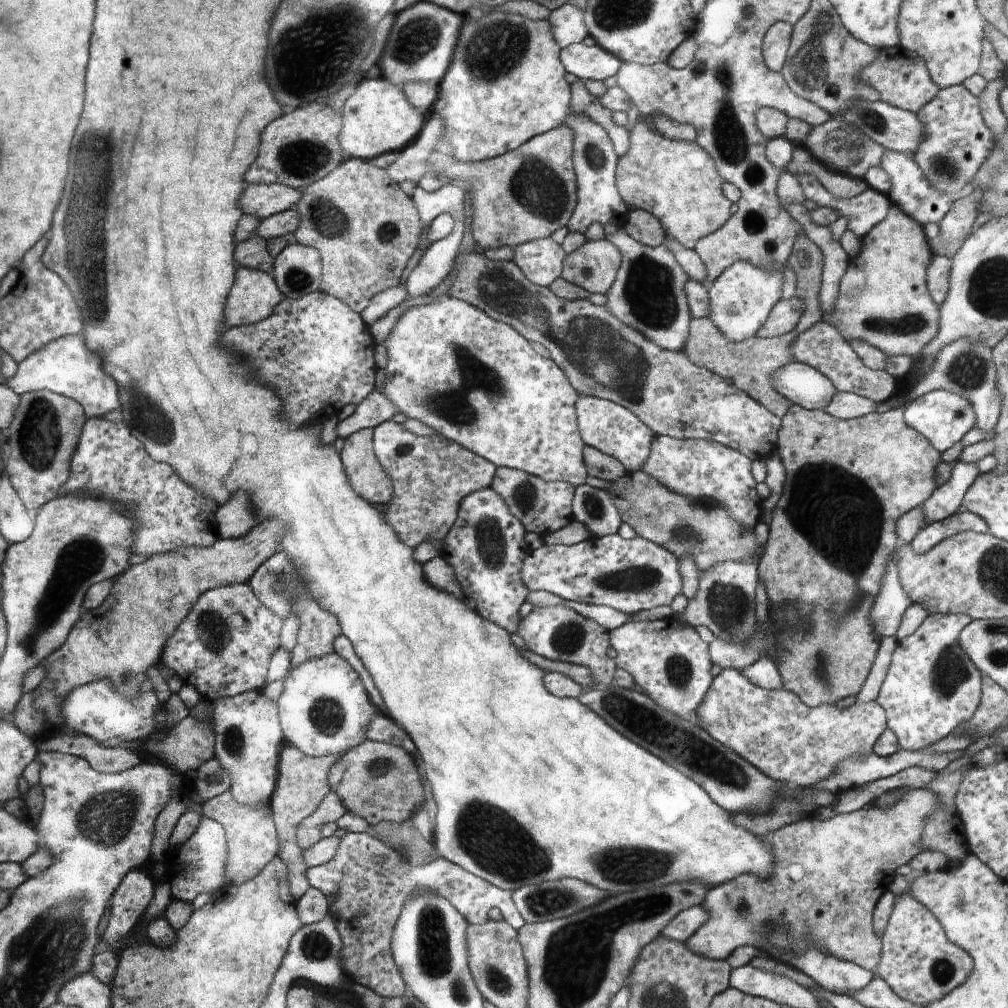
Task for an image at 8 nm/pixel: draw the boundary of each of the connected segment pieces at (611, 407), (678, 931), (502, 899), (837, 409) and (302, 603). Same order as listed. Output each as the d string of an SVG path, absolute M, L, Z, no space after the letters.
M581 395L577 400L577 420L586 446L598 449L625 465L628 474L640 471L651 454L655 432L630 409L608 399Z
M694 905L679 912L672 920L669 920L658 937L685 943L690 936L704 927L710 918L711 914L708 909L702 905Z
M347 832L340 838L335 855L326 864L308 867L305 874L312 887L321 890L326 898L333 899L329 912L342 941L341 967L351 982L368 986L383 998L408 993L404 976L394 960L391 941L405 904L415 897L423 893L444 897L470 925L481 925L490 920L490 908L498 908L504 921L515 929L526 923L508 889L499 889L449 860L438 858L423 864L426 852L424 848L420 850L421 856L413 859L405 851L387 845L368 832Z
M836 393L830 404L823 408L823 411L830 413L839 419L855 419L867 414L874 413L877 403L866 397L861 397L852 393Z
M274 553L274 556L265 560L262 566L258 567L252 578L249 580L249 585L252 587L254 595L274 612L282 617L294 615L299 618L300 630L299 637L297 638L297 645L294 647L289 670L285 673L284 678L268 683L264 686L261 693L271 701L277 701L281 695L283 684L287 674L297 667L301 662L308 660L312 657L319 657L333 650L333 640L341 633L341 628L338 619L327 610L324 610L313 599L313 593L303 584L299 578L300 572L297 567L287 558L283 553Z

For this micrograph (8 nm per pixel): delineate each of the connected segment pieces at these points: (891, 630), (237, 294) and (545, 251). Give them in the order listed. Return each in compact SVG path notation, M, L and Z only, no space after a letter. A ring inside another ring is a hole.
M894 554L889 561L889 570L883 581L883 588L871 611L871 621L877 632L878 640L895 636L902 615L911 604L911 598L908 598L907 593L899 583L899 572Z
M238 267L236 282L230 293L229 303L225 313L227 314L227 330L232 327L255 325L268 318L284 300L284 293L278 288L276 278L267 272L248 267Z
M551 238L538 239L513 249L514 262L535 285L549 287L561 276L565 252Z

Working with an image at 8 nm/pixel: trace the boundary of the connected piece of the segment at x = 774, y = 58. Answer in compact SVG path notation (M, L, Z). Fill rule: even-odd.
M775 22L766 31L762 52L765 65L774 72L781 72L788 58L789 44L792 42L793 26L790 23Z

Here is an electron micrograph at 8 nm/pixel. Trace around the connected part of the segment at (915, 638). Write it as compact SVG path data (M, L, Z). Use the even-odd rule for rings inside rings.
M952 613L928 614L910 636L897 642L876 701L888 714L888 728L897 736L900 749L926 749L974 714L981 699L982 674L958 642L959 633L973 619Z

